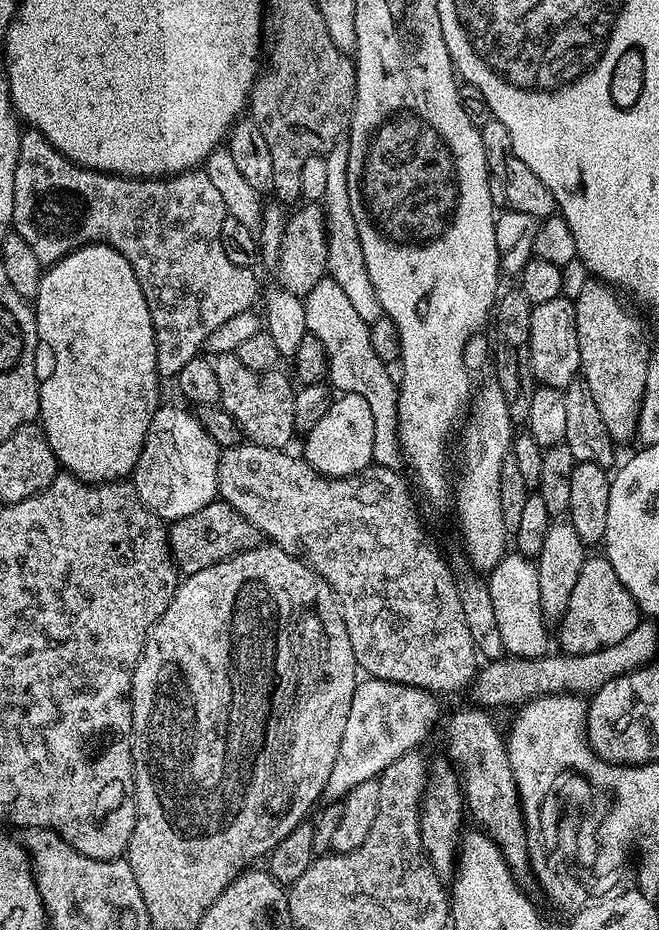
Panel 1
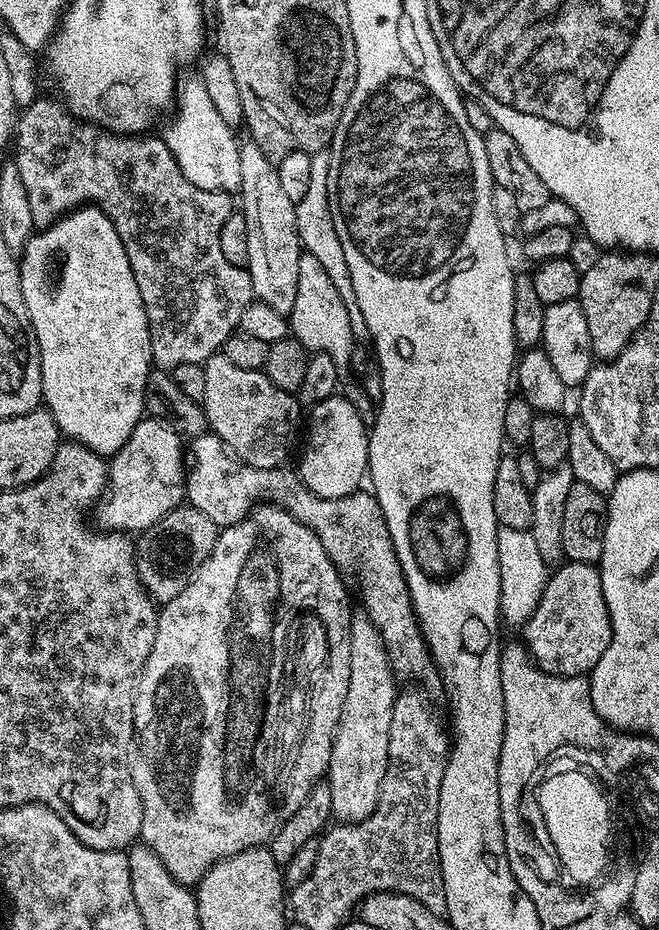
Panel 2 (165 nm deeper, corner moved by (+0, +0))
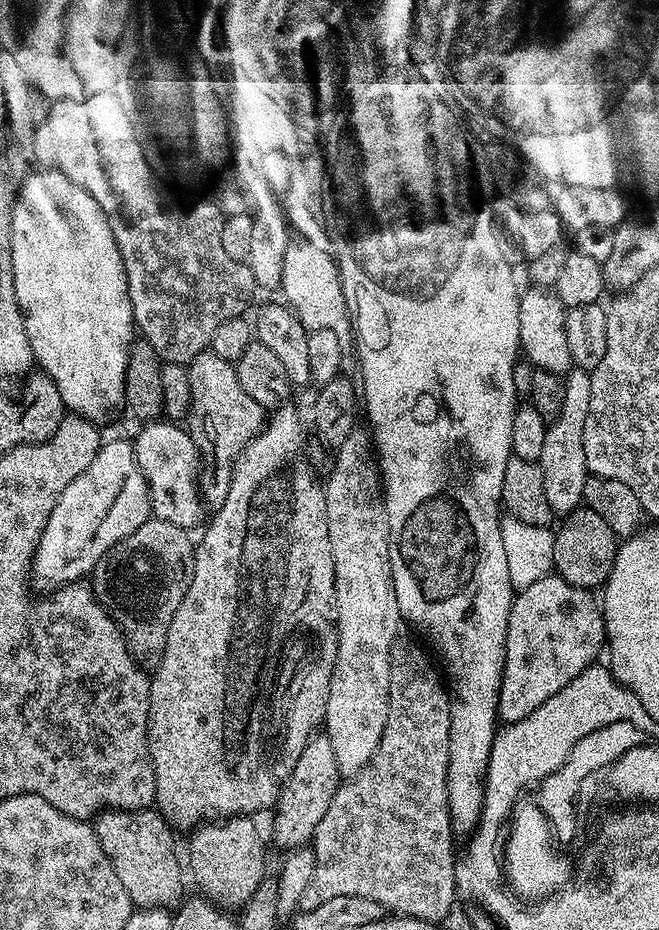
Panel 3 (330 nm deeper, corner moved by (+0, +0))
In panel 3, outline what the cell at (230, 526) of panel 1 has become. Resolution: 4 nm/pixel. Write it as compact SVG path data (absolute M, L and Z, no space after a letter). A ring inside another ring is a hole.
M150 518L145 524L138 526L138 530L134 530L134 534L130 534L125 540L115 544L107 556L97 562L90 573L90 587L96 595L97 602L111 612L113 620L124 634L124 641L128 643L128 649L137 658L152 655L155 657L164 650L170 622L186 594L188 583L192 581L196 549L194 540L188 536L191 536L189 529L174 526L174 522Z

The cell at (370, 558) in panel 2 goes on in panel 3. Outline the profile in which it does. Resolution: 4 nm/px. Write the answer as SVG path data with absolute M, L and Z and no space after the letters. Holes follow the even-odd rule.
M161 418L145 423L141 428L144 429L137 434L136 440L134 439L134 447L136 450L136 461L148 483L151 515L157 520L174 522L174 526L182 526L189 530L195 529L195 524L200 519L202 519L201 521L205 519L204 511L206 511L206 505L202 499L199 485L202 475L202 469L200 469L202 457L199 448L193 442L187 427L181 426L179 423L169 422L167 419Z

